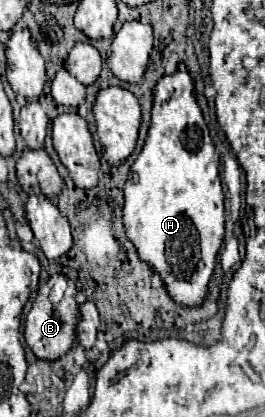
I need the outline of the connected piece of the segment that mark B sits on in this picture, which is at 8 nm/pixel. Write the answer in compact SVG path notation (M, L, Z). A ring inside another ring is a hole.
M65 274L51 276L47 284L39 288L25 320L25 342L35 352L37 358L57 360L71 348L75 340L75 326L77 326L75 294L77 294L75 282L69 280Z

